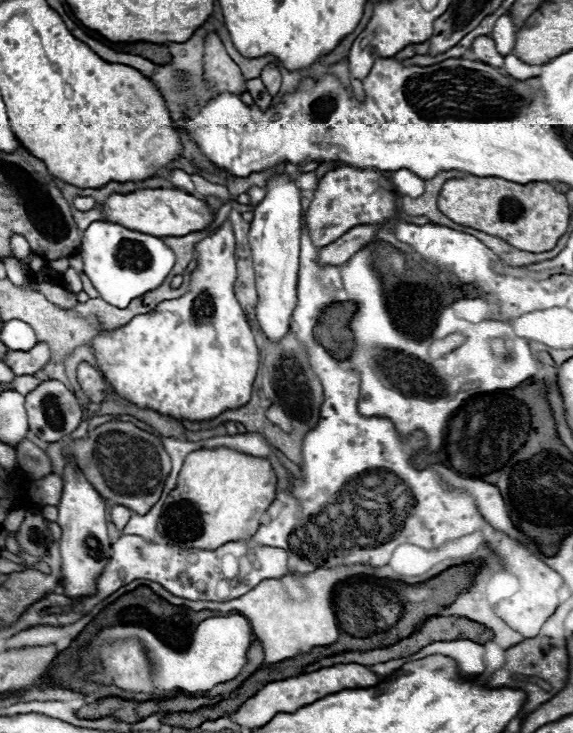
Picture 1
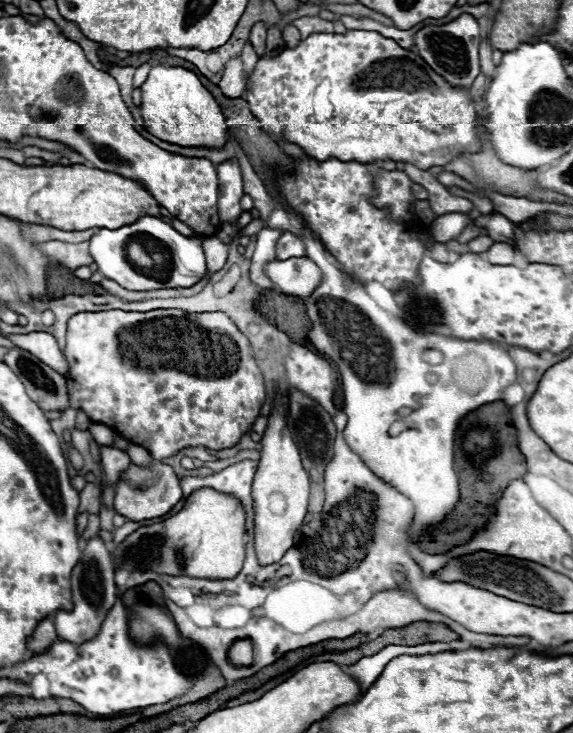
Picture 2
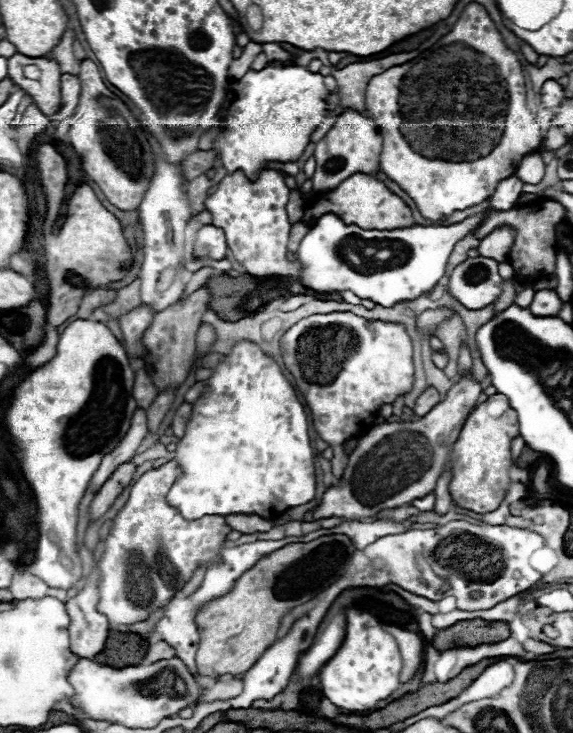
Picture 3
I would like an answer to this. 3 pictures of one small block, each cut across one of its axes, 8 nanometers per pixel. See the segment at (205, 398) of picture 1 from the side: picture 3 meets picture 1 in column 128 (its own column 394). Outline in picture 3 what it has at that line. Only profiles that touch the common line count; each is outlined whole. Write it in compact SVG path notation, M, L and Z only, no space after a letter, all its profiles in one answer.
M352 312L312 314L282 336L280 352L310 408L312 426L332 448L352 436L364 436L374 426L380 406L408 394L414 382L412 340L398 322L366 320Z

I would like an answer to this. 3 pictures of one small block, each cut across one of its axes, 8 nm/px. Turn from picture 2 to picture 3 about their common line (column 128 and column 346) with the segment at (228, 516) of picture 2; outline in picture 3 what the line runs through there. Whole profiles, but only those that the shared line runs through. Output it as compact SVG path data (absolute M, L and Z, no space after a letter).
M332 534L332 536L320 536L312 542L288 544L280 550L274 550L260 562L256 562L254 568L250 568L236 580L236 586L226 596L212 600L196 614L196 626L200 632L200 648L196 652L198 674L202 678L216 678L216 676L224 676L224 674L236 676L236 674L244 674L248 668L252 668L256 664L256 660L274 644L282 618L294 606L310 602L312 596L316 596L320 590L328 588L334 580L338 580L344 574L344 566L350 562L354 550L356 548L346 534Z

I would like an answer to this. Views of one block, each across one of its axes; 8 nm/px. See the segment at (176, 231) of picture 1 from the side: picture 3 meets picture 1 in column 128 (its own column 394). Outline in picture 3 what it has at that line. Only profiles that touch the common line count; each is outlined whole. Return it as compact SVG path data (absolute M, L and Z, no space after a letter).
M352 174L338 188L330 190L326 194L320 194L320 196L314 194L312 200L310 200L310 204L306 206L304 222L306 224L314 224L326 212L334 212L346 224L358 224L360 228L365 230L392 230L396 228L408 228L410 224L416 224L410 206L400 196L396 196L394 192L390 192L384 182L380 182L380 180L376 180L376 178L368 176L368 174Z

